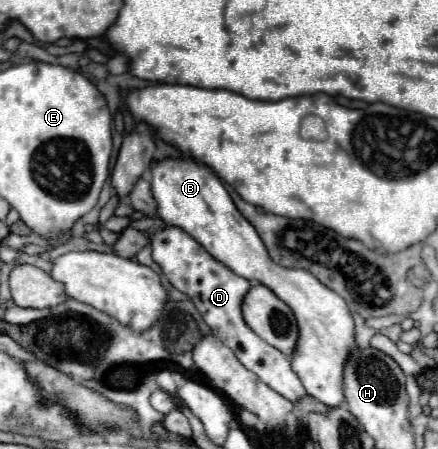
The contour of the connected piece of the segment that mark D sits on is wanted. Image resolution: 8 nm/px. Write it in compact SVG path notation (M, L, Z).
M167 226L165 230L153 234L151 248L153 248L151 256L161 266L167 280L177 290L187 294L191 300L199 300L193 304L197 306L205 324L225 346L229 346L235 352L235 356L247 370L255 372L267 386L271 386L275 392L283 394L291 402L297 402L299 398L305 396L305 388L301 380L297 378L297 374L293 372L291 360L285 354L281 354L277 348L261 340L243 320L241 302L251 288L249 280L237 276L233 270L217 262L197 240L193 240L187 232L175 226Z

